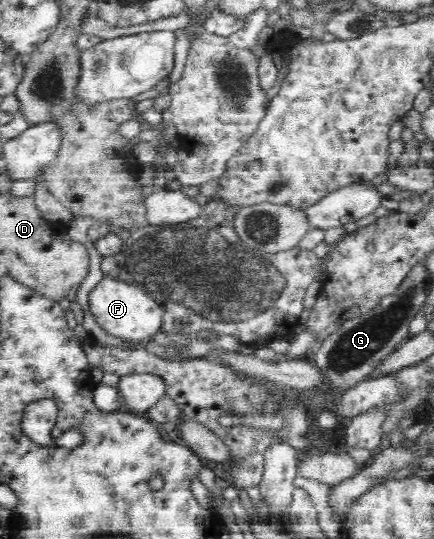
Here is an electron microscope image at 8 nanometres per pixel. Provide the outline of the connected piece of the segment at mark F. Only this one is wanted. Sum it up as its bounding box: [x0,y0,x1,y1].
[89,278,164,345]

